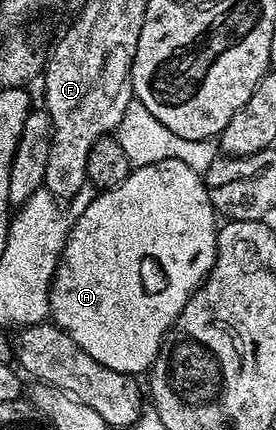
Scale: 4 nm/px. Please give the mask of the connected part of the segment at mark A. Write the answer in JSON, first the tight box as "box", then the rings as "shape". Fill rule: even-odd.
{"box":[49,160,219,376],"shape":[[[159,160],[150,166],[139,166],[130,169],[127,180],[123,180],[115,188],[102,190],[85,206],[85,211],[78,216],[77,222],[72,223],[69,231],[69,238],[65,242],[65,247],[61,253],[61,263],[57,265],[57,271],[51,284],[49,293],[49,318],[53,325],[58,326],[91,360],[99,360],[107,368],[115,368],[115,372],[141,376],[152,366],[157,354],[161,351],[161,343],[166,334],[168,334],[173,321],[180,316],[187,300],[199,289],[201,283],[211,272],[215,264],[217,255],[217,231],[219,229],[219,215],[211,204],[211,196],[207,196],[205,179],[198,171],[187,168],[183,160]]]}

